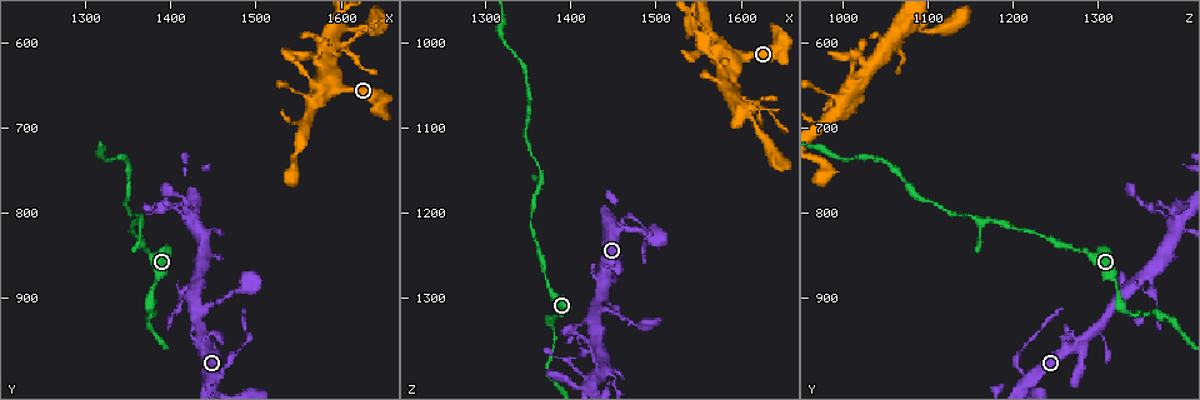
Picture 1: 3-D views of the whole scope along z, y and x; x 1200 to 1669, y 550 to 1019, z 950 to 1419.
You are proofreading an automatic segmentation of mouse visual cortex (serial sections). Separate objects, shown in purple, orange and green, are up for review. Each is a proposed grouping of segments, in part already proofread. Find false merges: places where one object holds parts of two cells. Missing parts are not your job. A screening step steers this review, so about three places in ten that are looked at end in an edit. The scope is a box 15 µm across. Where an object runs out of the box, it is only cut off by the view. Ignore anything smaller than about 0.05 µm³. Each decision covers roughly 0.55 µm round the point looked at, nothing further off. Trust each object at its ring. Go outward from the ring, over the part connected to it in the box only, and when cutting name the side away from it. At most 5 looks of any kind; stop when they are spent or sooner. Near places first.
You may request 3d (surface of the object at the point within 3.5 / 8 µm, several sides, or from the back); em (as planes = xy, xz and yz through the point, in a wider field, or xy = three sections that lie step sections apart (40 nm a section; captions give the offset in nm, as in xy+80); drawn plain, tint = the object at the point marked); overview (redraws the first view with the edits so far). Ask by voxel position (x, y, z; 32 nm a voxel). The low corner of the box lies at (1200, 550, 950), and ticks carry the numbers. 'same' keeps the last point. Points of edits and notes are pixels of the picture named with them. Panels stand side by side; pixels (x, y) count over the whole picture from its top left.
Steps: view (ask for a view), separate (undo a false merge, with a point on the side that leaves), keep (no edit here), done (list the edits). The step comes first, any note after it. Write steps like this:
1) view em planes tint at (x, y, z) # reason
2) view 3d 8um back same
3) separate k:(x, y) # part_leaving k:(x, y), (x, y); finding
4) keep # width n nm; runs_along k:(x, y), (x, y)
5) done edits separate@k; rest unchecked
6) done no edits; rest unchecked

view em planes tint at (1460, 990, 1210)

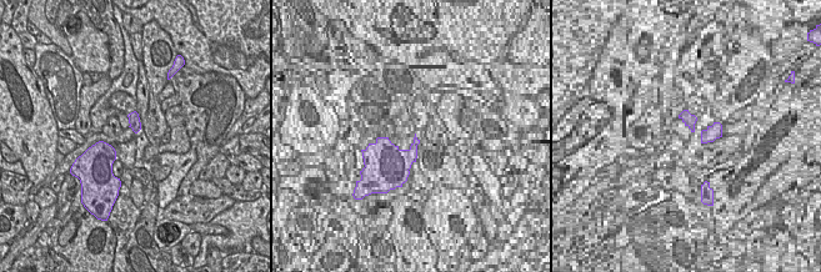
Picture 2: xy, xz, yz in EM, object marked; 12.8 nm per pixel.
view 3d 3.5um same

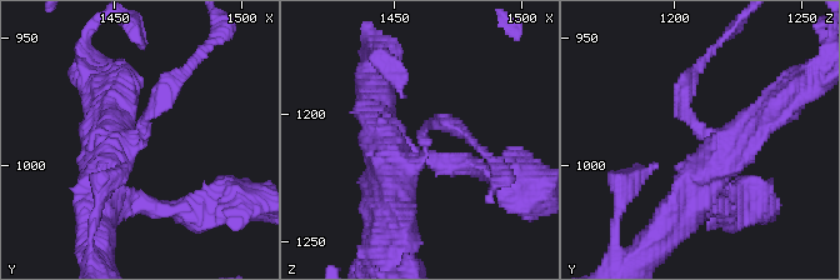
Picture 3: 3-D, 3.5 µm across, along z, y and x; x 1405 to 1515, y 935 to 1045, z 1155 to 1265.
separate 3:(173, 93) # arm_widths 250, 400 nm; part_leaving 3:(144, 121), (183, 71), (221, 36); a second cell is stuck on

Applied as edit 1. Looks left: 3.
view overview # see it whole again

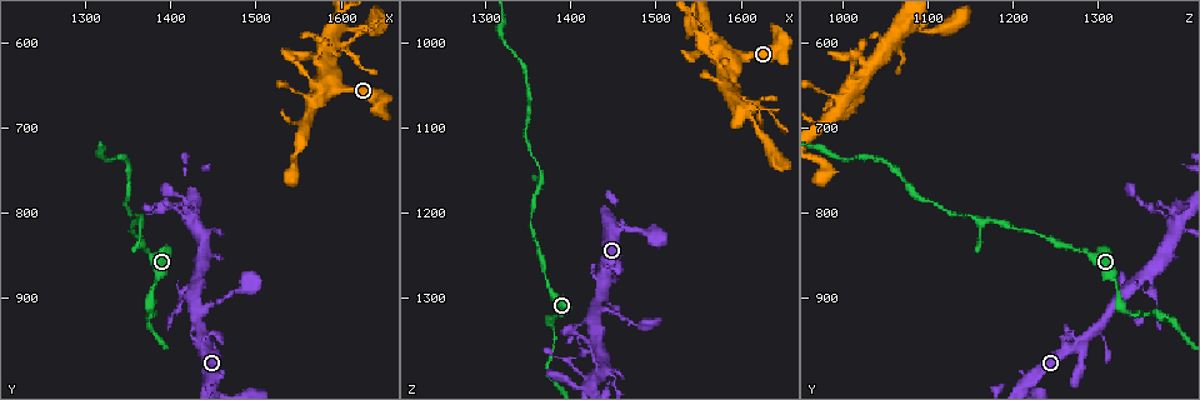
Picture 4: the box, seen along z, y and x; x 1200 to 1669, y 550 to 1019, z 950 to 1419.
view 3d 8um at (1600, 580, 1075) # four or more arms meet

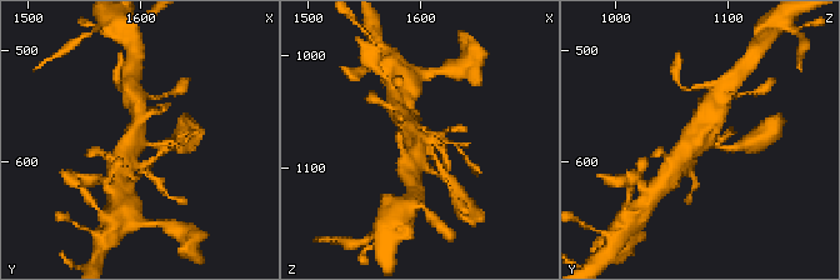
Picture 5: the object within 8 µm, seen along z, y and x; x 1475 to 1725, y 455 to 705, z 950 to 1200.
view em xy step 2 tint at (1598, 584, 1076)

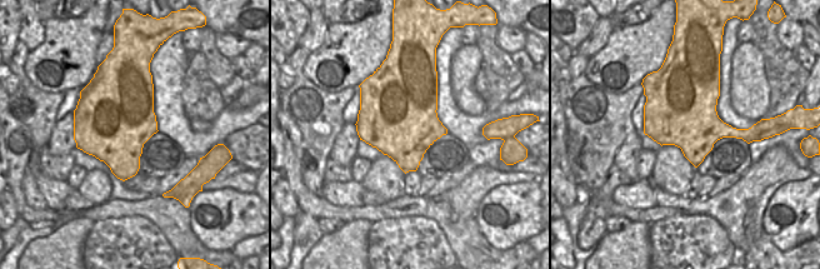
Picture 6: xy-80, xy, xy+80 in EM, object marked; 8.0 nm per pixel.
keep # all the same cell

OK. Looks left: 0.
done edits separate@3; rest unchecked

